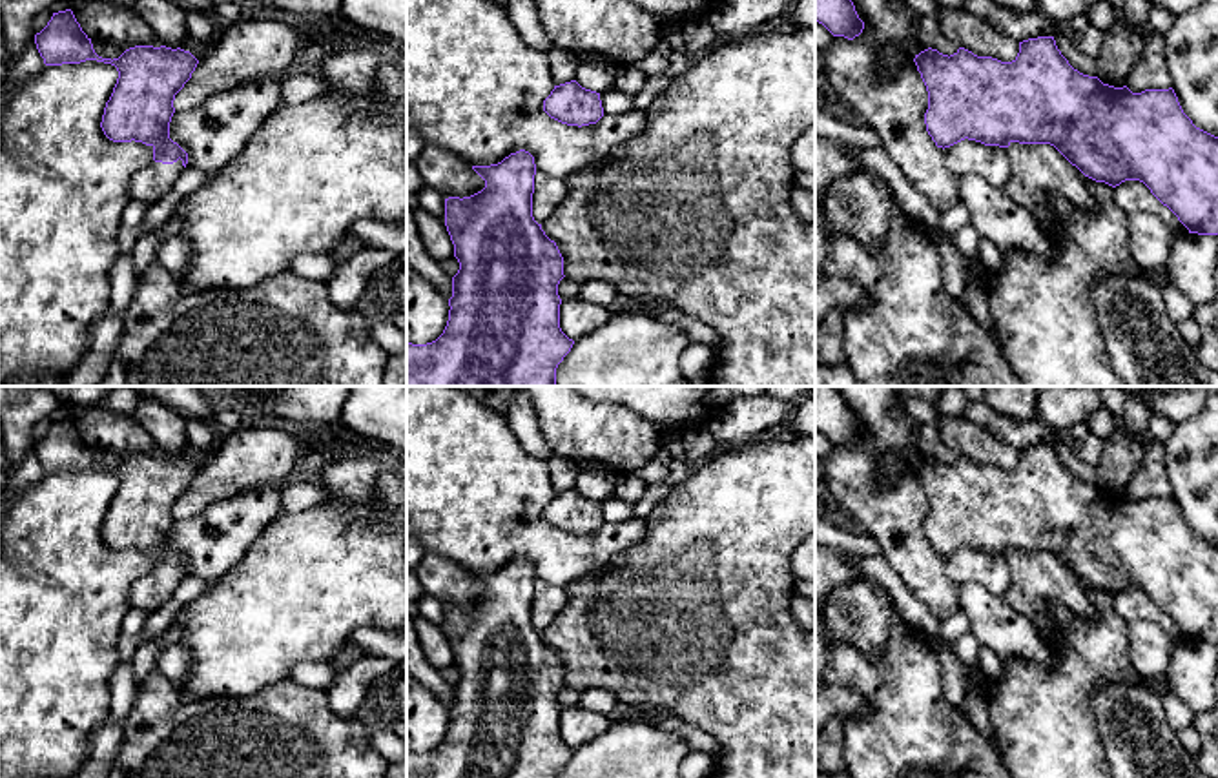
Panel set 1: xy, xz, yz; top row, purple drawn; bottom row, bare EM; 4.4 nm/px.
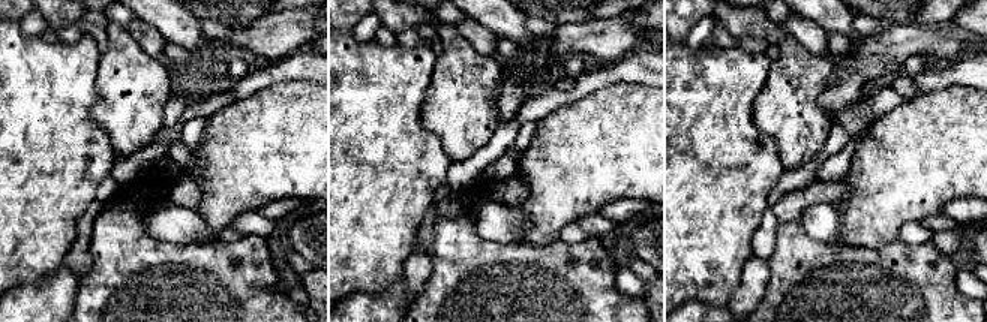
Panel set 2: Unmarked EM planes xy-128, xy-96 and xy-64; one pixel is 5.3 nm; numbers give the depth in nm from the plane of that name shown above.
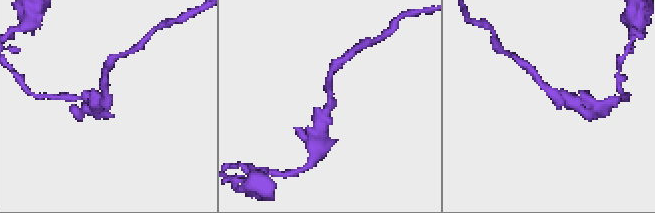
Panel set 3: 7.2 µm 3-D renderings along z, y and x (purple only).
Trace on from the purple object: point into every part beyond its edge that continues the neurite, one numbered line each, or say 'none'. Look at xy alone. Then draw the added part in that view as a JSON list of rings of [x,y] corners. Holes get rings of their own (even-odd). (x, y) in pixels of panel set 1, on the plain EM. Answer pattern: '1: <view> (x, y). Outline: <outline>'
1: xy (150, 593). Outline: [[[151,568],[144,578],[135,581],[129,589],[129,607],[151,616],[175,592],[184,579],[182,568],[162,572]]]

